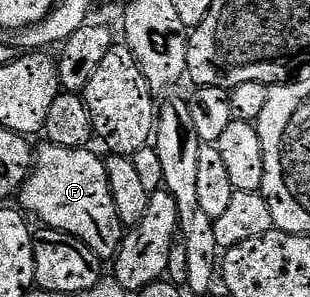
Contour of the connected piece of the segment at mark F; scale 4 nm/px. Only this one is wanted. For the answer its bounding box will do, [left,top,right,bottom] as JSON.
[19,143,123,258]

